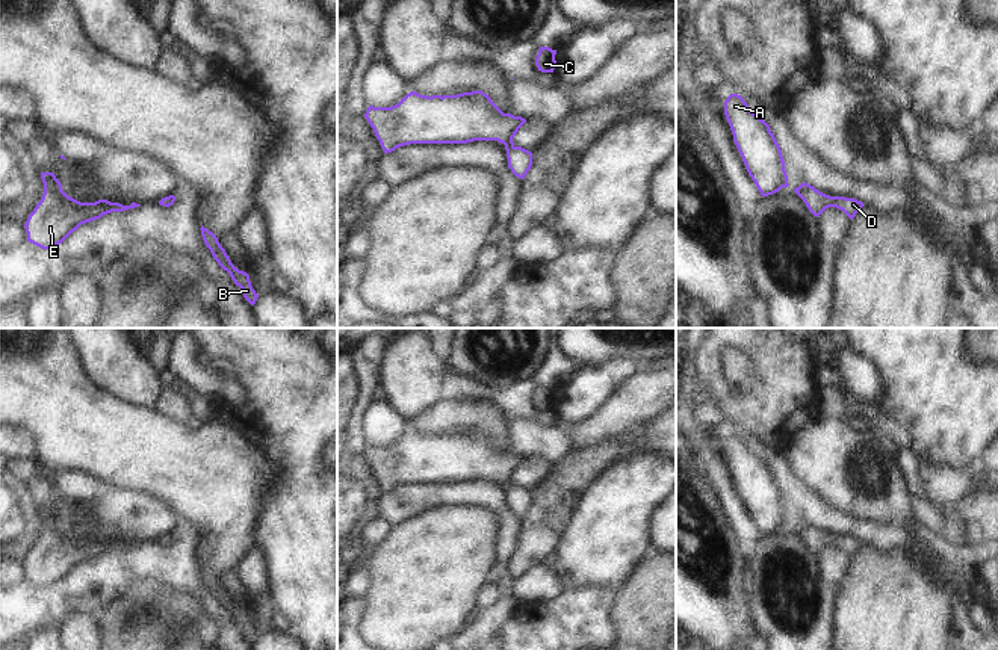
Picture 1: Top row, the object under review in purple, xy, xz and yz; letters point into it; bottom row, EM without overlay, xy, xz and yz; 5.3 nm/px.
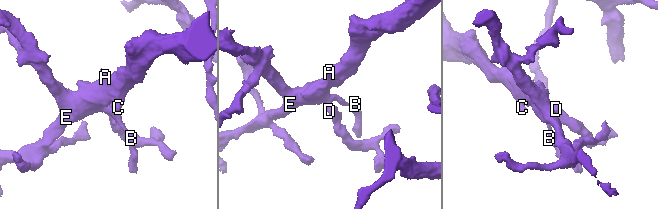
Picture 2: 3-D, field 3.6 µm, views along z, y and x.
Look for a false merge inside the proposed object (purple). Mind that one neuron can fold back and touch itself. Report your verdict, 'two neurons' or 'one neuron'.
one neuron

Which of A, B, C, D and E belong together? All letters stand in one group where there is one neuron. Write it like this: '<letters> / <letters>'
A B C D E

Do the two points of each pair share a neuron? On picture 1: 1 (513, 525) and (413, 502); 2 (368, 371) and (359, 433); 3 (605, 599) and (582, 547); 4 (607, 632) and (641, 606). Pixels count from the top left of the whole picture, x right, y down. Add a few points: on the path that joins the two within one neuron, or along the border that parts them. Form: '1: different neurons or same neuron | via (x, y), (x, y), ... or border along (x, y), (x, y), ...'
1: same neuron | via (492, 499), (487, 495), (439, 495)
2: same neuron | via (368, 386), (368, 398), (360, 417)
3: different neurons | border along (611, 585), (591, 585), (566, 591)
4: different neurons | border along (620, 591), (613, 611), (616, 634)

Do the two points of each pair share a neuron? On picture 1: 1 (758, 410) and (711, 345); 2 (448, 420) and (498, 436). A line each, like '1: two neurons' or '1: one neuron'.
1: one neuron
2: one neuron

